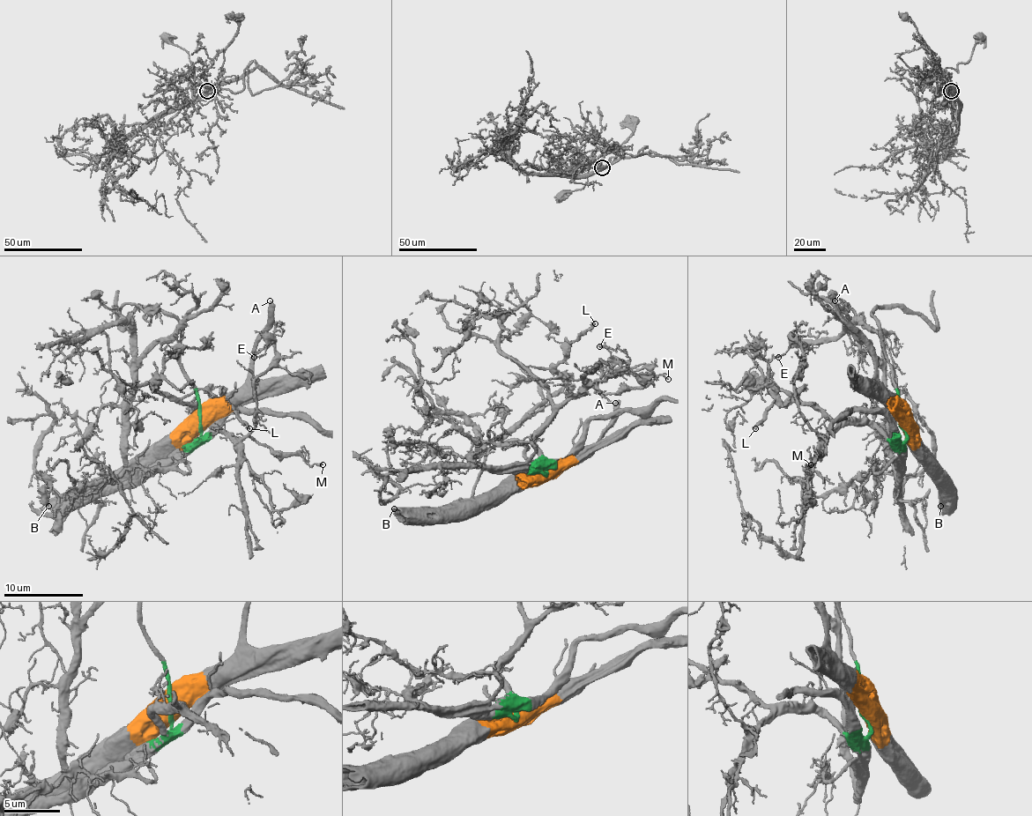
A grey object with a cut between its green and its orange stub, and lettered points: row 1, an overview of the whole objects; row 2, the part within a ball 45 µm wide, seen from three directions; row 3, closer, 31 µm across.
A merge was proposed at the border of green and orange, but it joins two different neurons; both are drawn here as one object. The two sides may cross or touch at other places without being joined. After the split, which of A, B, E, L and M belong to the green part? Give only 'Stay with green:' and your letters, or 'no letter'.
Stay with green: E, L, M

